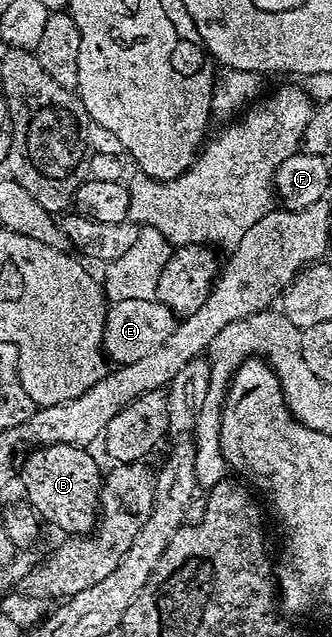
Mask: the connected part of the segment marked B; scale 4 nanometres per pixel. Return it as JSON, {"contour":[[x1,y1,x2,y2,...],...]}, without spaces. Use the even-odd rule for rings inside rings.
{"contour":[[71,445,38,447,25,456,19,471,19,479,25,482,28,506,46,524,66,531,63,533,69,537,90,534,98,521,103,471,89,454,86,448]]}

